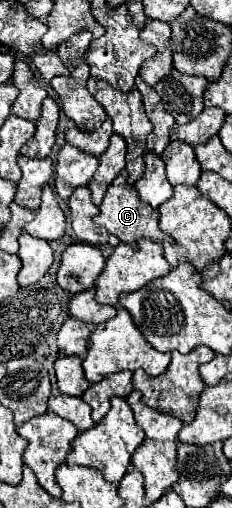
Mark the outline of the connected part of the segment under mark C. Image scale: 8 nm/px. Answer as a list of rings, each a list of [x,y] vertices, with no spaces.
[[[125,170],[109,186],[109,190],[107,190],[107,194],[99,206],[99,214],[95,216],[95,224],[103,226],[109,234],[117,236],[121,242],[127,242],[131,246],[137,244],[137,240],[141,240],[141,238],[149,238],[155,242],[163,242],[167,238],[167,234],[159,228],[159,212],[139,198],[135,186],[131,186],[127,182]]]

